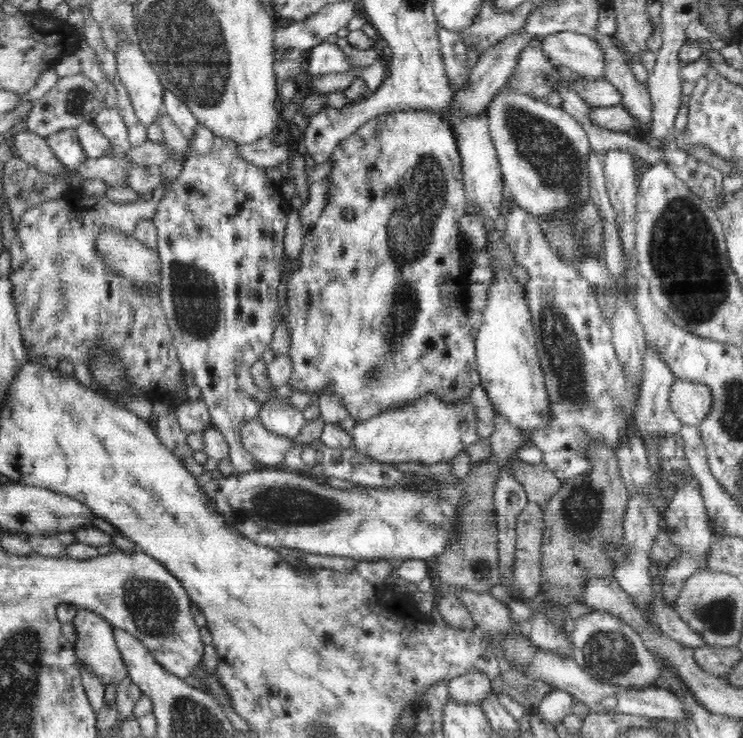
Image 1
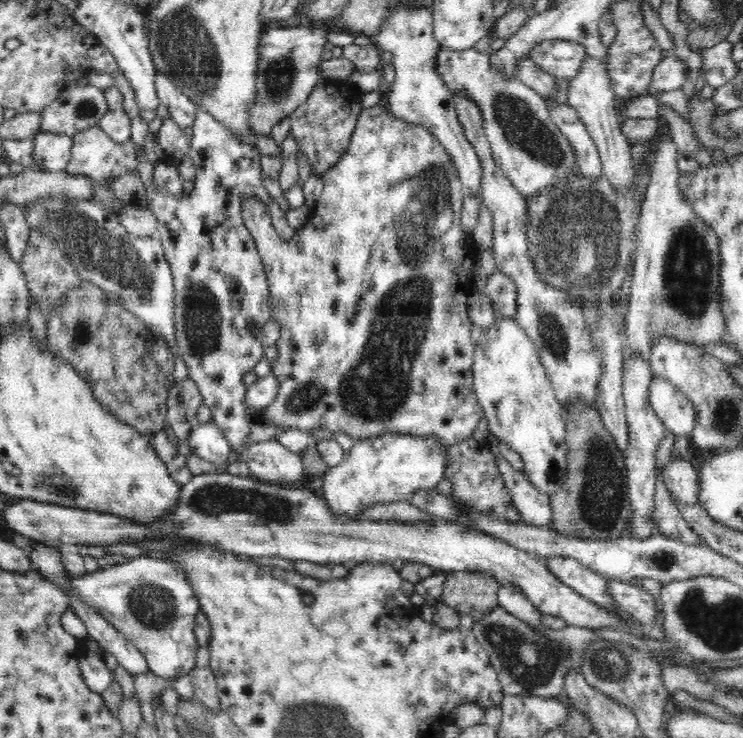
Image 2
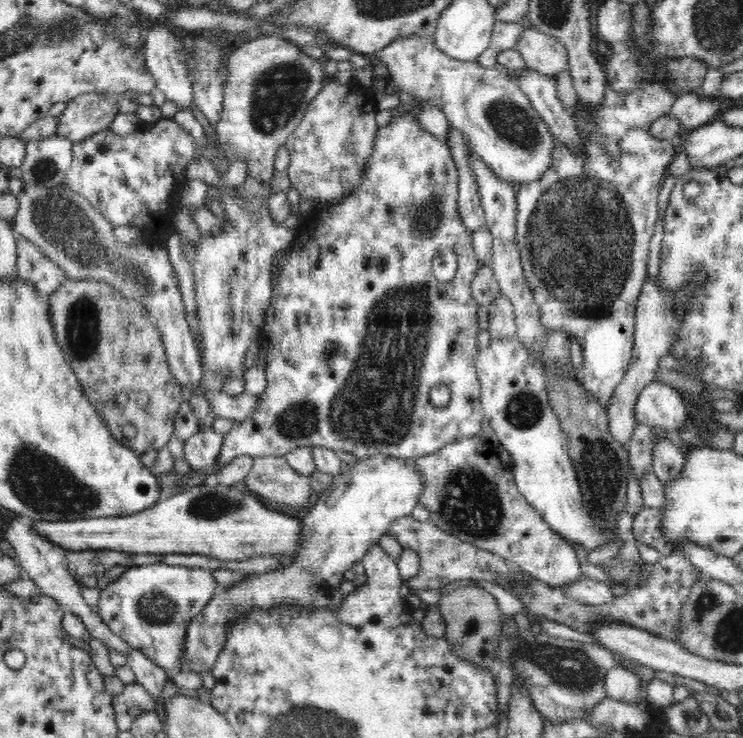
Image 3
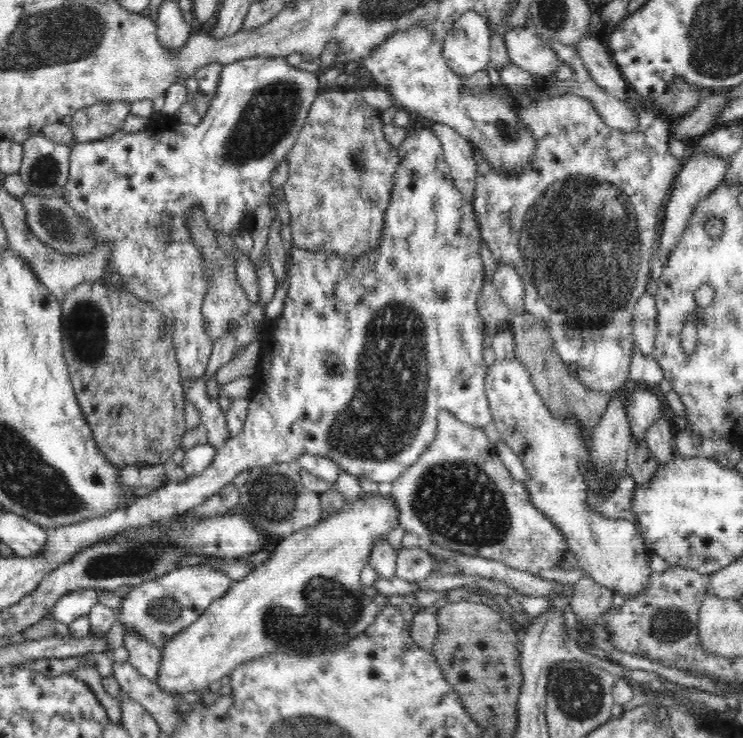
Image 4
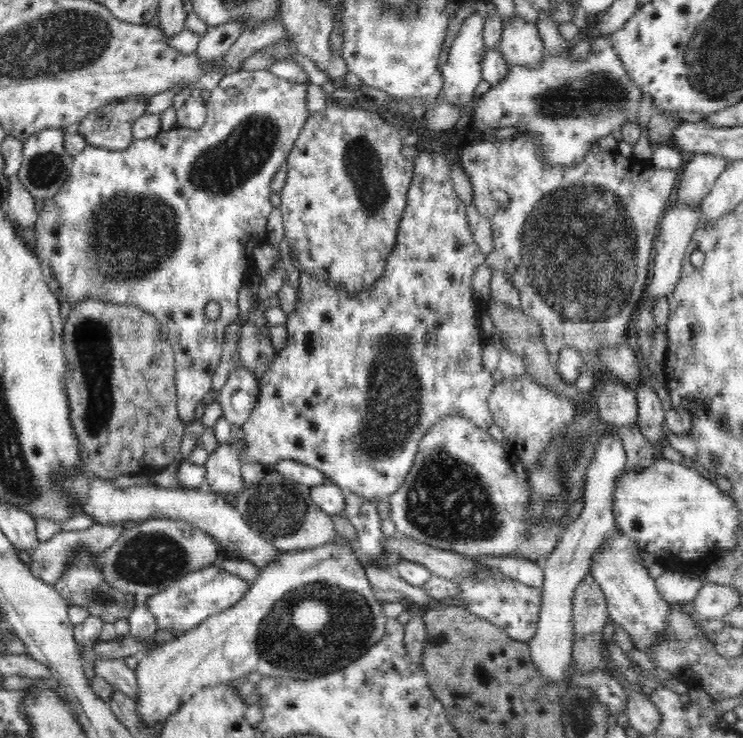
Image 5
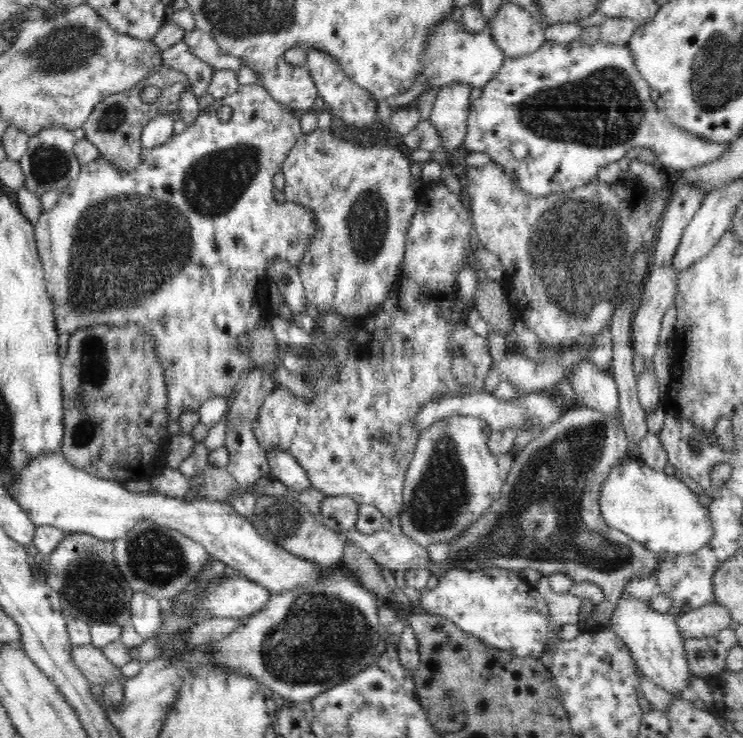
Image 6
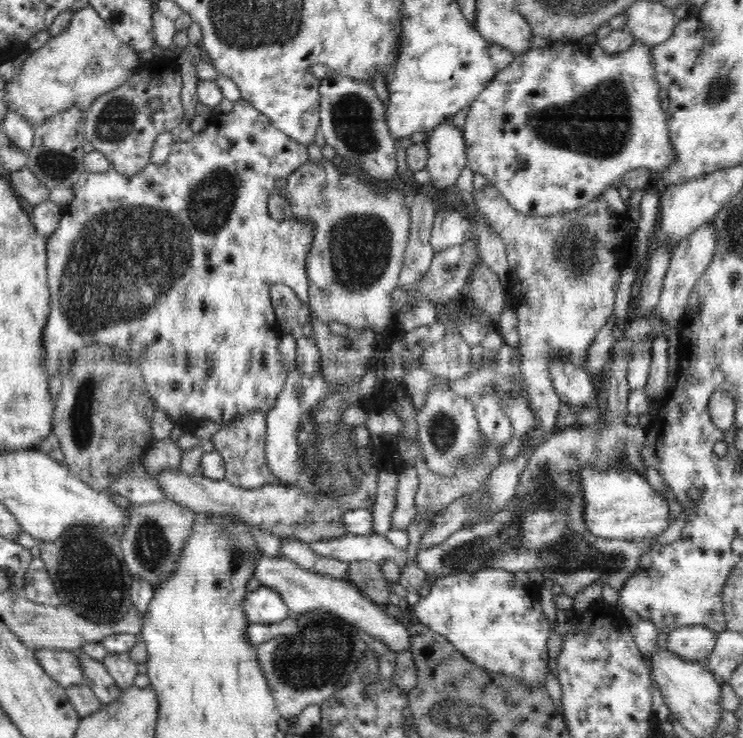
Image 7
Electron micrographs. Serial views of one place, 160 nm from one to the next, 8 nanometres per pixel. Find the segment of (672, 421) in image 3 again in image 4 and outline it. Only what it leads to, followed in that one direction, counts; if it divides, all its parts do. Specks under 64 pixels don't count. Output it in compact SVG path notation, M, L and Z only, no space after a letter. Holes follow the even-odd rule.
M638 388L626 394L624 413L628 417L633 438L644 441L648 428L658 418L664 416L664 403L654 392L648 392L646 388Z

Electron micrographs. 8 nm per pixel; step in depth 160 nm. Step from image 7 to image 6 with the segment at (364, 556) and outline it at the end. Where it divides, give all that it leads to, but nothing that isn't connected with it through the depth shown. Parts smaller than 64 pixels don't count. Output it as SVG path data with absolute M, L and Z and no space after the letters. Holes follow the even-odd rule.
M352 528L336 533L344 542L354 542L366 551L372 560L392 571L408 572L416 566L429 567L431 564L426 547L414 542L403 532L394 535L391 530L382 528L370 534L362 534Z

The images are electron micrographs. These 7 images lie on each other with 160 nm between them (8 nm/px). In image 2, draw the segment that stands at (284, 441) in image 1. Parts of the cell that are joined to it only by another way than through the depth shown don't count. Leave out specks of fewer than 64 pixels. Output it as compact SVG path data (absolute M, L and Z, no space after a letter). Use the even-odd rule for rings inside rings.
M277 439L251 444L242 462L249 468L249 476L272 484L302 484L305 466L298 453L288 450Z

